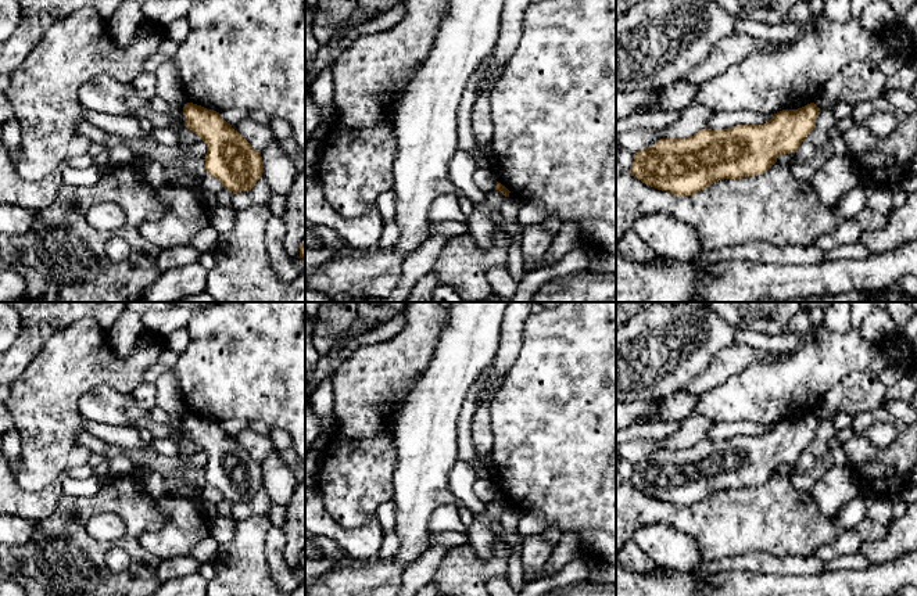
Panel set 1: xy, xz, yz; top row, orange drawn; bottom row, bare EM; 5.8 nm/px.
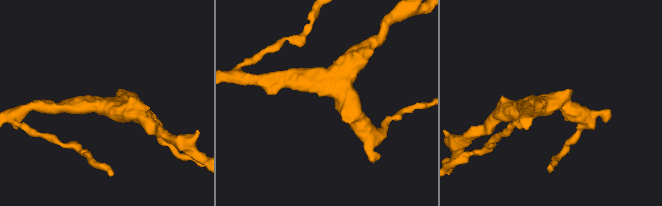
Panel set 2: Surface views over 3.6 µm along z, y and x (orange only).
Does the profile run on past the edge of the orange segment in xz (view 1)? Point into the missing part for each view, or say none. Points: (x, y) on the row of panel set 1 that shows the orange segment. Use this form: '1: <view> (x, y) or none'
1: none

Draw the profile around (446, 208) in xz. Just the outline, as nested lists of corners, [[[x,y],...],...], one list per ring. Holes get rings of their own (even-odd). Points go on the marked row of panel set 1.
[[[454,193],[434,200],[430,208],[430,222],[465,222],[466,215],[461,211],[458,197]]]

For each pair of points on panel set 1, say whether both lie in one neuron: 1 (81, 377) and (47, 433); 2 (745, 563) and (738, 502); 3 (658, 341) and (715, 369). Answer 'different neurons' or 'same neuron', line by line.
1: same neuron
2: different neurons
3: different neurons

